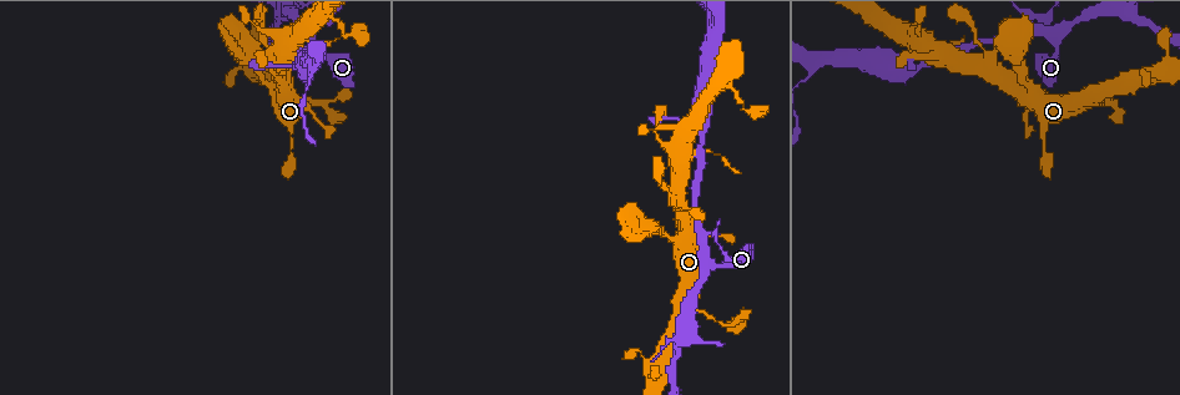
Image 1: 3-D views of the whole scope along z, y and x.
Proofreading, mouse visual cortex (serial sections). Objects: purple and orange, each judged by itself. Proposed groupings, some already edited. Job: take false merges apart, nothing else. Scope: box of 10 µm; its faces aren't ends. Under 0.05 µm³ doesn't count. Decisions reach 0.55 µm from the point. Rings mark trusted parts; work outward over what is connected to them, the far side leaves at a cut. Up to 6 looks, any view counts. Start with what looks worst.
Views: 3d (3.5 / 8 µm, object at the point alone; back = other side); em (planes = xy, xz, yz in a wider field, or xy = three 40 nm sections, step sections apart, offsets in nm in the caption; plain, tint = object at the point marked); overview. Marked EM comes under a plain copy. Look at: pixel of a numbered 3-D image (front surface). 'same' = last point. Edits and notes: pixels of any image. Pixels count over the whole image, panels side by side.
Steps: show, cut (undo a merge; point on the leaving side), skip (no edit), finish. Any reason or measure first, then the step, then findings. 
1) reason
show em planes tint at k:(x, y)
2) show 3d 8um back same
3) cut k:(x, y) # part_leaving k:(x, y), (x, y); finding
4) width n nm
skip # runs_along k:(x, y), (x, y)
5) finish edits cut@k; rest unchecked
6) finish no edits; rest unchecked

sharp bend
show 3d 3.5um at 1:(704, 240)

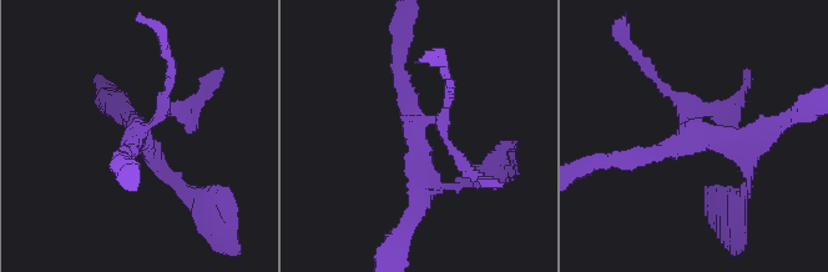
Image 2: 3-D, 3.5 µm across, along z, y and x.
arms 4; arm_widths 150, 150, 200, 250 nm
show em xy step 1 tint at 2:(418, 135)

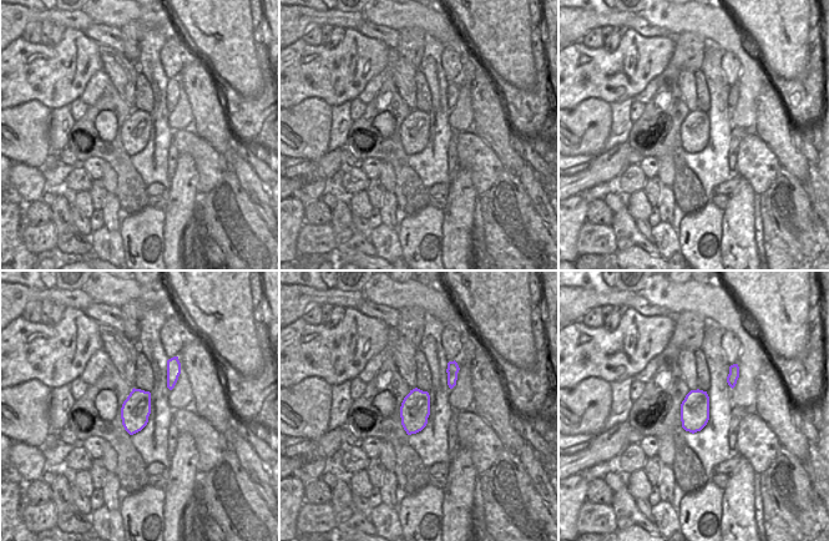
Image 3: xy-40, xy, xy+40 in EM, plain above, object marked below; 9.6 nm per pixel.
skip # runs_along 2:(447, 186), (432, 184), (397, 61); all the same cell

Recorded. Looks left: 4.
a narrow waist
show 3d 3.5um at 1:(1108, 104)

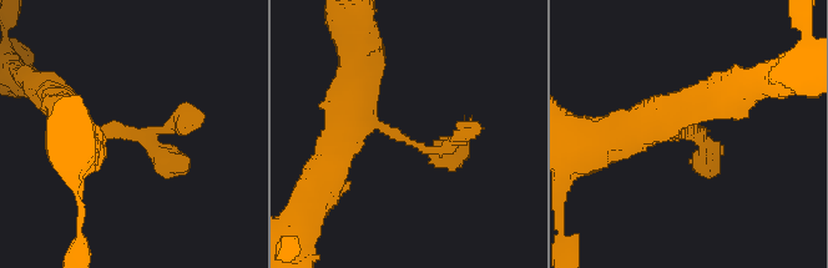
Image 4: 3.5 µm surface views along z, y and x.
shape alone is not enough
show em xy step 2 tint at 4:(691, 137)

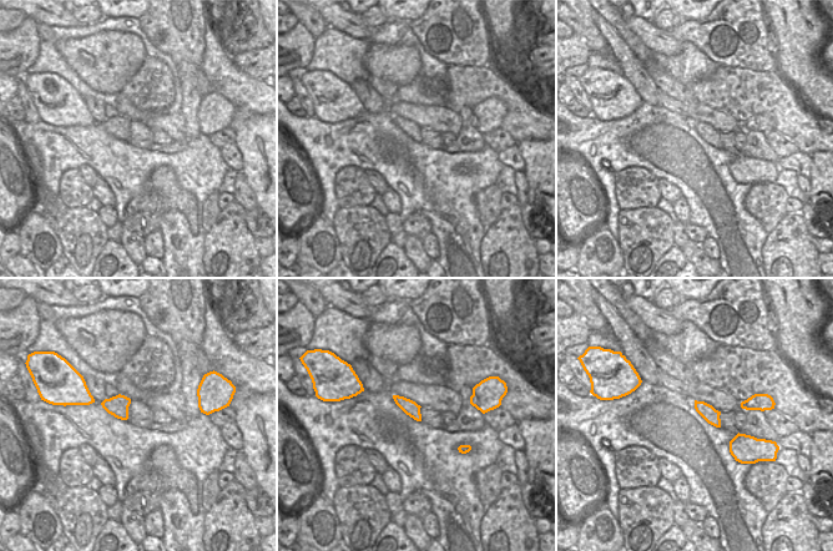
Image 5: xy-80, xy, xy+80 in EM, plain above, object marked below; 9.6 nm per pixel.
another direction
show em xy step 1 tint same

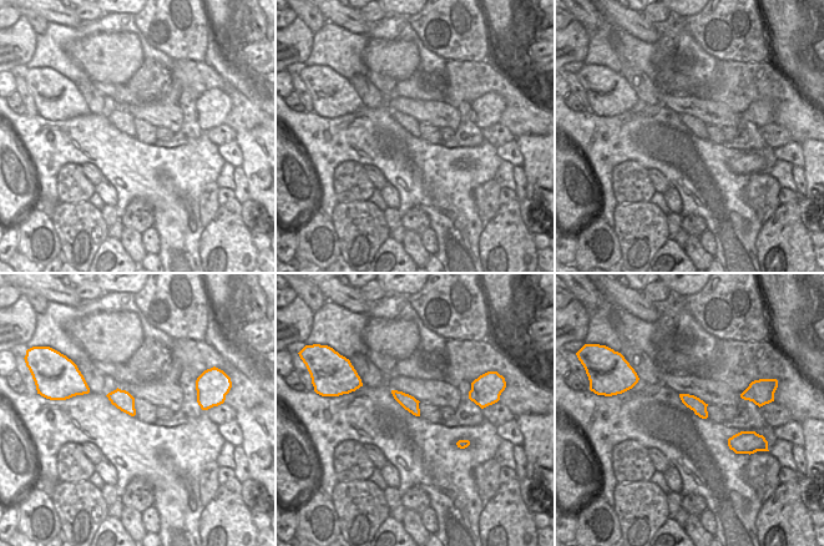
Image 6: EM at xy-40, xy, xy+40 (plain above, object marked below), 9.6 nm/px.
skip # runs_along 4:(70, 121), (142, 136), (185, 175); continuous, no second cell

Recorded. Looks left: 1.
finish no edits; rest unchecked

